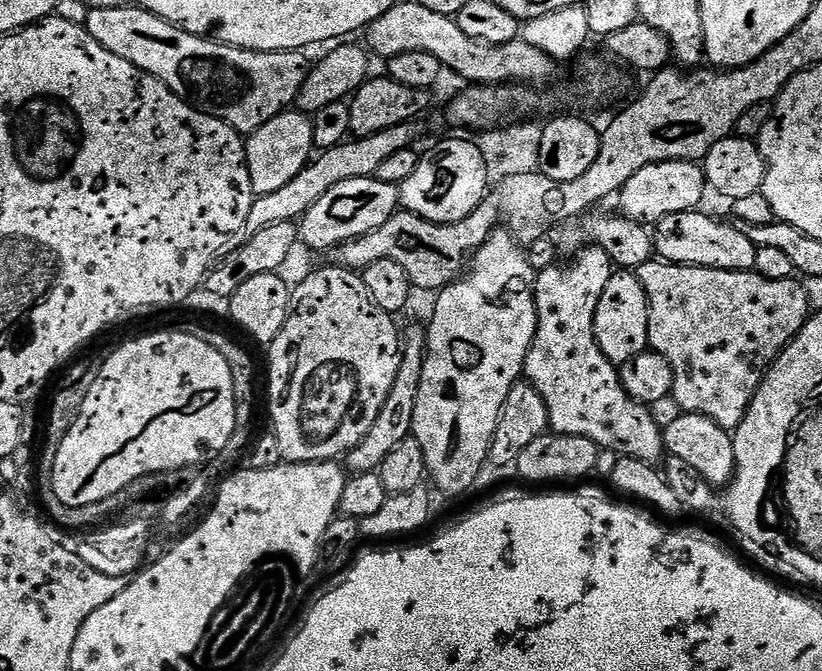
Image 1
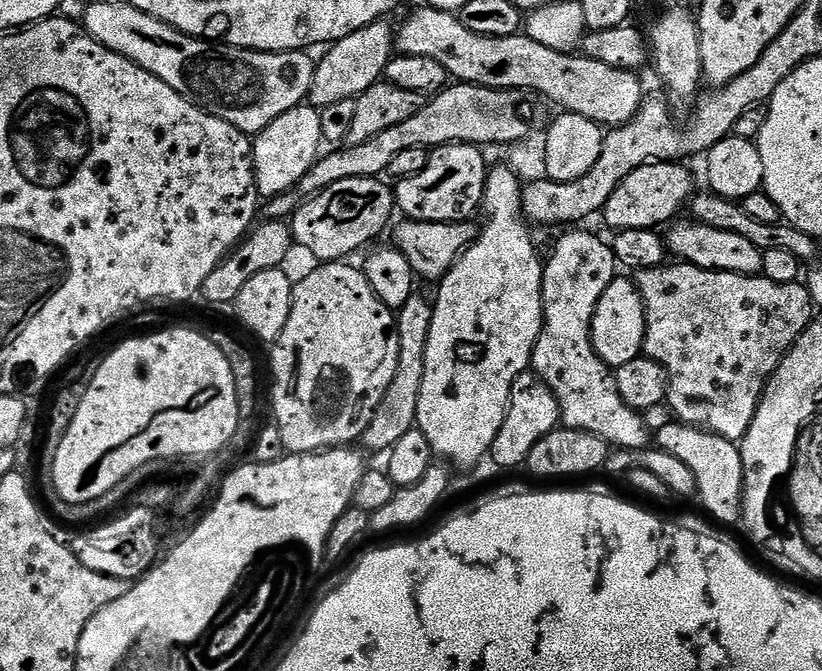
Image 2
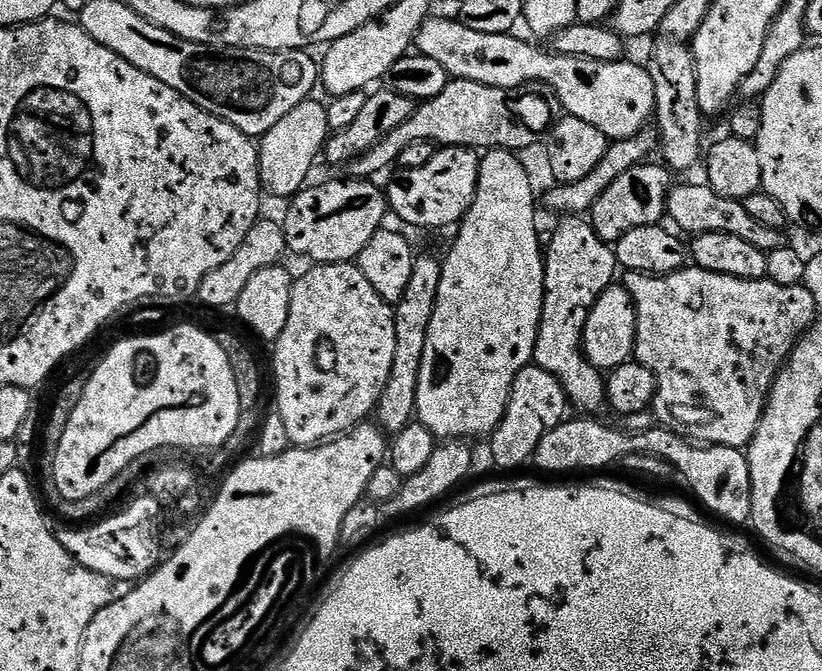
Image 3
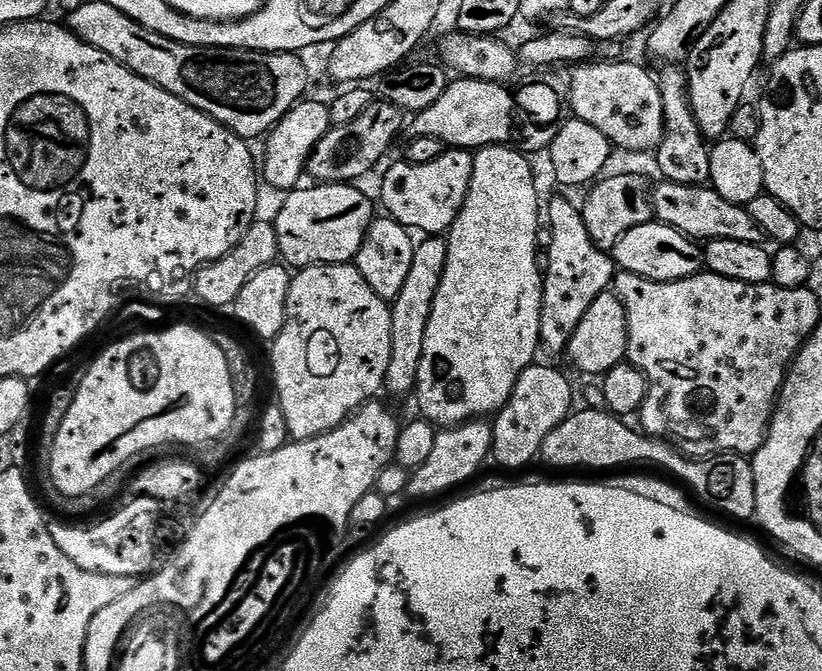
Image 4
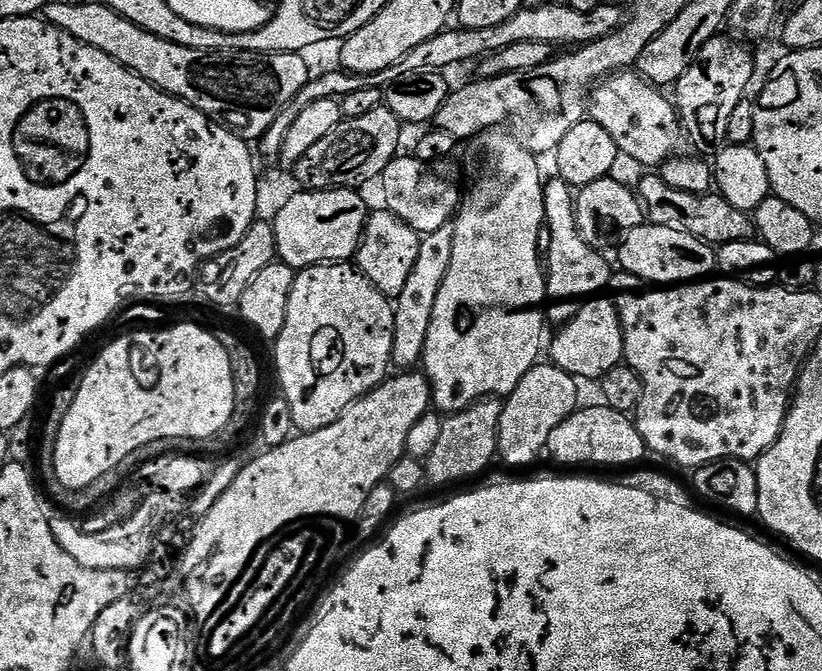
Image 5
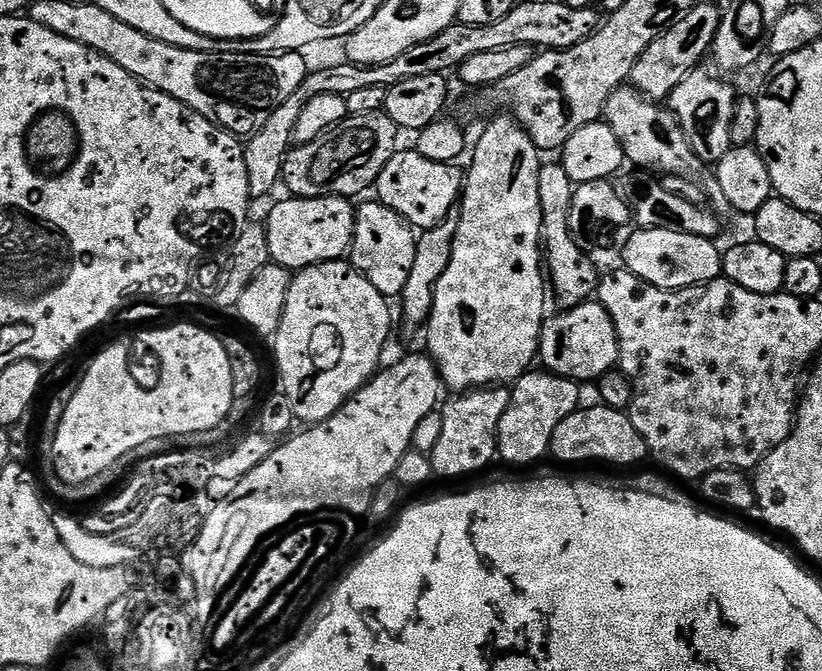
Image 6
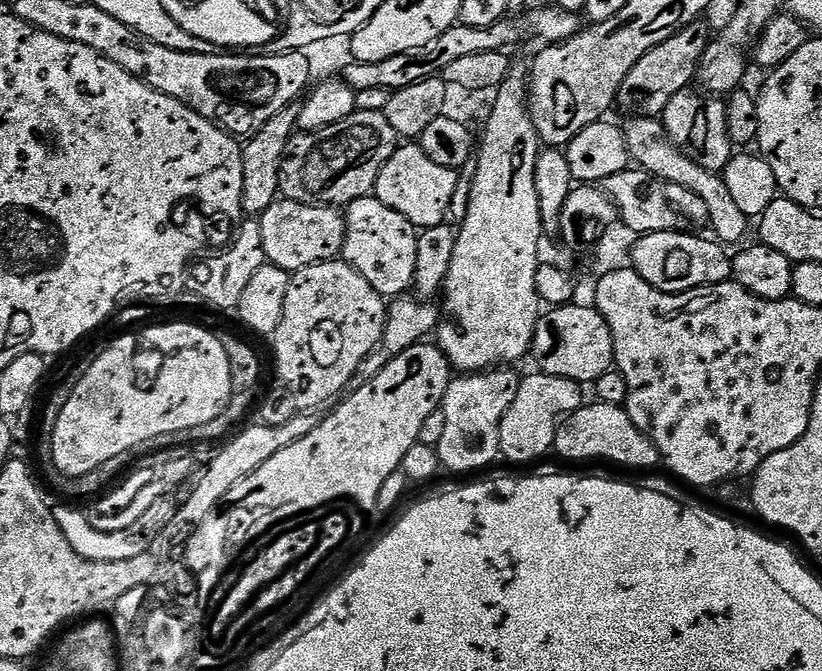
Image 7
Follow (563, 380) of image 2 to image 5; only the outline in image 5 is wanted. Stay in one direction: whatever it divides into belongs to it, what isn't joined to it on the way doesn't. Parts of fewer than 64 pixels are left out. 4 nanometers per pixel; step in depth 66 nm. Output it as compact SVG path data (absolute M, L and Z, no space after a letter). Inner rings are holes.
M559 178L544 184L544 222L546 225L546 316L556 326L563 326L576 317L587 300L599 297L612 283L614 268L608 265L603 251L591 248L582 238L576 221L576 202L572 185Z

